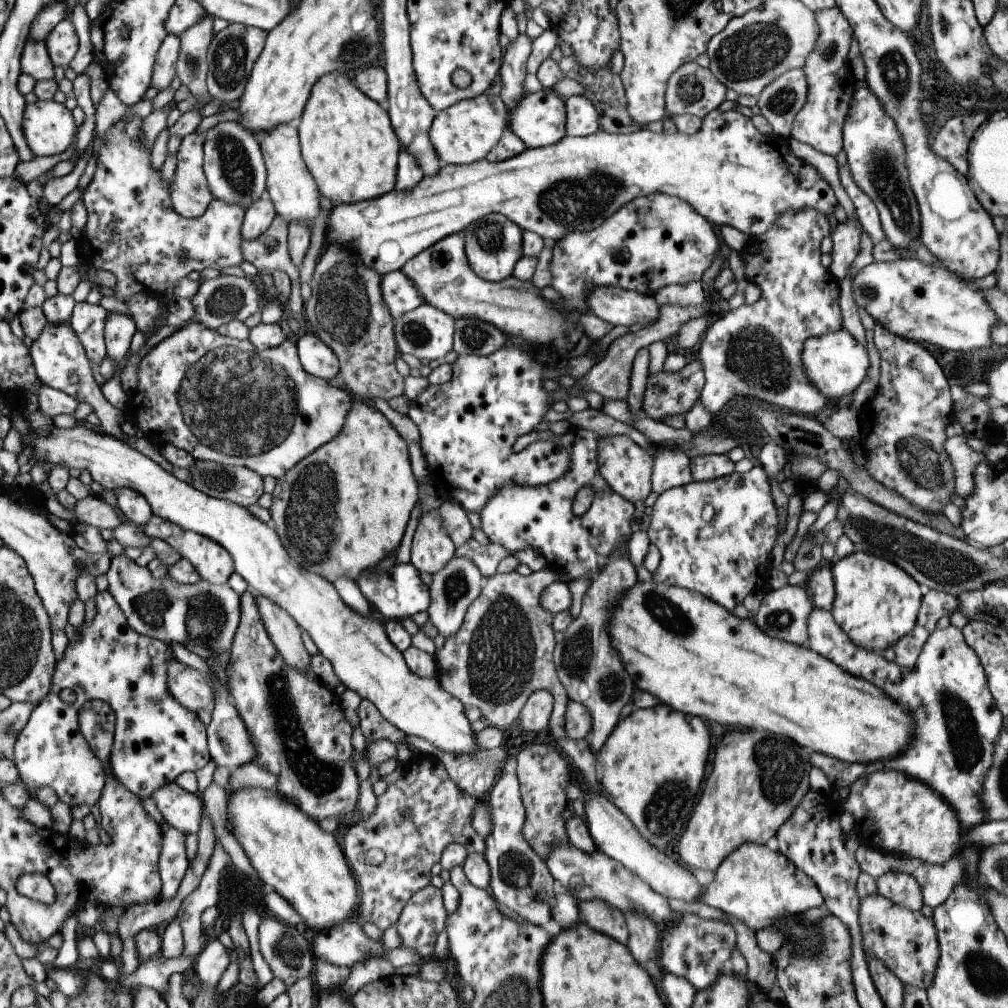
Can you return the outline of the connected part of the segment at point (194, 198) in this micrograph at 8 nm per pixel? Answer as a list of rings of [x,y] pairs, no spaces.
[[[193,132],[180,140],[176,167],[168,184],[172,209],[186,219],[200,217],[212,199],[202,169],[203,139],[204,133]]]

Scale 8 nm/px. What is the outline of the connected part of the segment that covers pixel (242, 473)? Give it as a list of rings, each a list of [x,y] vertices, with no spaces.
[[[195,461],[187,470],[194,489],[243,508],[255,505],[263,492],[262,477],[245,467]]]

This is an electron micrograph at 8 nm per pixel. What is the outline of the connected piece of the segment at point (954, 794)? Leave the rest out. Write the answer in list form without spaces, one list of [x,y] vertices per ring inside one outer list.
[[[812,607],[806,620],[806,633],[807,644],[811,650],[840,666],[849,674],[861,677],[875,686],[881,686],[881,690],[887,692],[895,702],[907,707],[908,712],[918,715],[916,724],[914,724],[912,742],[909,745],[909,750],[905,752],[905,756],[899,754],[899,758],[889,761],[875,761],[874,763],[861,765],[859,763],[841,763],[828,756],[811,754],[809,764],[823,772],[832,791],[847,788],[856,778],[877,771],[895,771],[908,776],[909,779],[925,783],[931,790],[934,790],[954,810],[960,830],[973,829],[974,826],[987,820],[982,807],[982,782],[992,763],[992,750],[1001,730],[1003,716],[988,689],[981,663],[970,646],[967,646],[962,632],[955,628],[936,628],[931,631],[911,669],[901,668],[894,661],[888,662],[879,653],[856,647],[837,626],[828,610]]]

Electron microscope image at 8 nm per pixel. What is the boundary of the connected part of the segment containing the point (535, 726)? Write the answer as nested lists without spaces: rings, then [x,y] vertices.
[[[535,689],[525,701],[518,714],[521,728],[527,732],[540,733],[547,728],[551,712],[552,697],[548,690]]]

